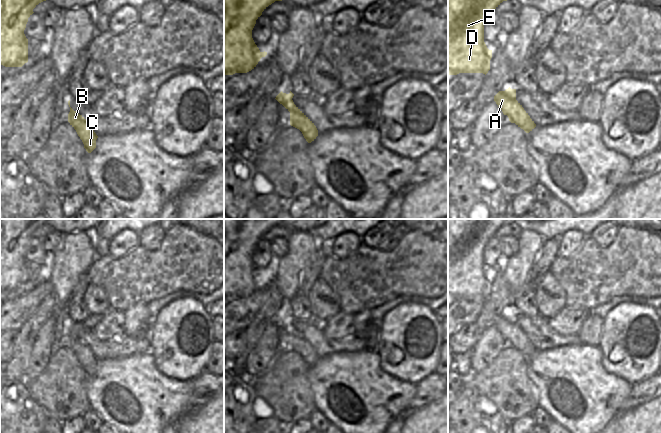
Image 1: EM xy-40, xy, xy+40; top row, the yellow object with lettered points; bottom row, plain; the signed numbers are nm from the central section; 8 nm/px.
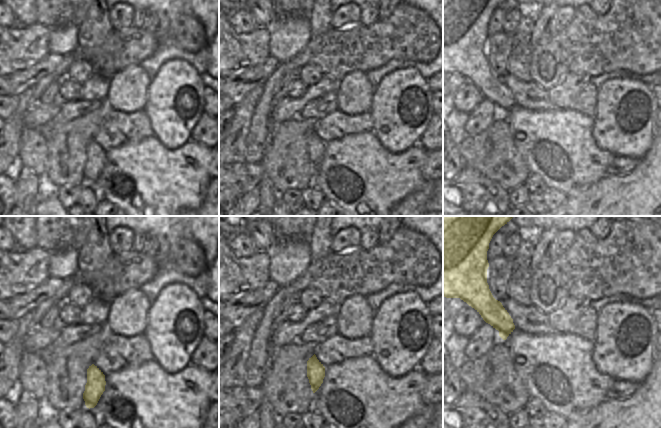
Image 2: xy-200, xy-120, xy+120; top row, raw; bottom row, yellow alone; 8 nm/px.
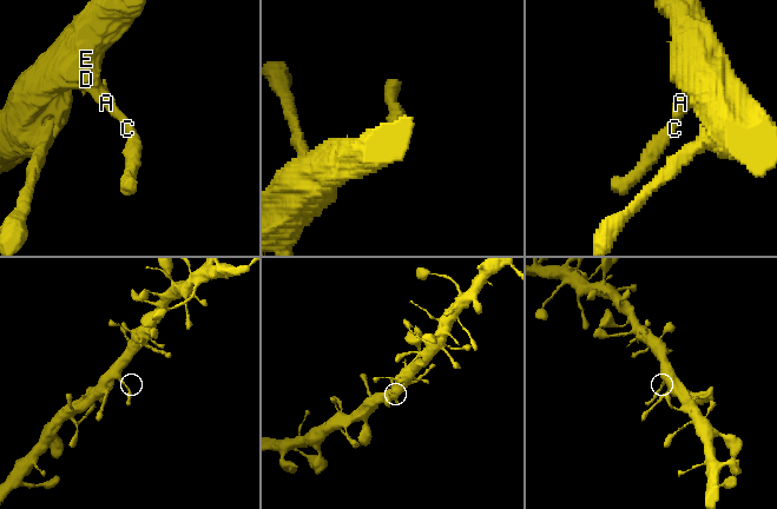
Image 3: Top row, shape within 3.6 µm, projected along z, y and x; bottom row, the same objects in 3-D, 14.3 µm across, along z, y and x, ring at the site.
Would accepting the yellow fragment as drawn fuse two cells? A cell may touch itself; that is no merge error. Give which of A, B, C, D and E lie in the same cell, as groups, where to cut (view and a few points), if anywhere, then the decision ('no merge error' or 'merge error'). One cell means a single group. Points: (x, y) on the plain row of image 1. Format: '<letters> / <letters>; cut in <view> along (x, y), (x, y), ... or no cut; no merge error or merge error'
A B C D E; no cut; no merge error

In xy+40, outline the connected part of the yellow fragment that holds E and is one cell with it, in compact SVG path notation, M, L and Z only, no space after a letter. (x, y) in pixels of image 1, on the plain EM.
M448 219L448 299L490 294L492 274L484 266L484 248L503 226L519 219Z

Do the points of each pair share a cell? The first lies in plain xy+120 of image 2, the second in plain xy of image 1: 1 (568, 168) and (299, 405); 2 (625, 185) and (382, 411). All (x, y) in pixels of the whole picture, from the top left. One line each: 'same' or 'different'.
1: different
2: different

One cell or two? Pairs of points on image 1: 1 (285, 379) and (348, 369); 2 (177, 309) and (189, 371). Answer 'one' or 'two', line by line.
1: two
2: one

